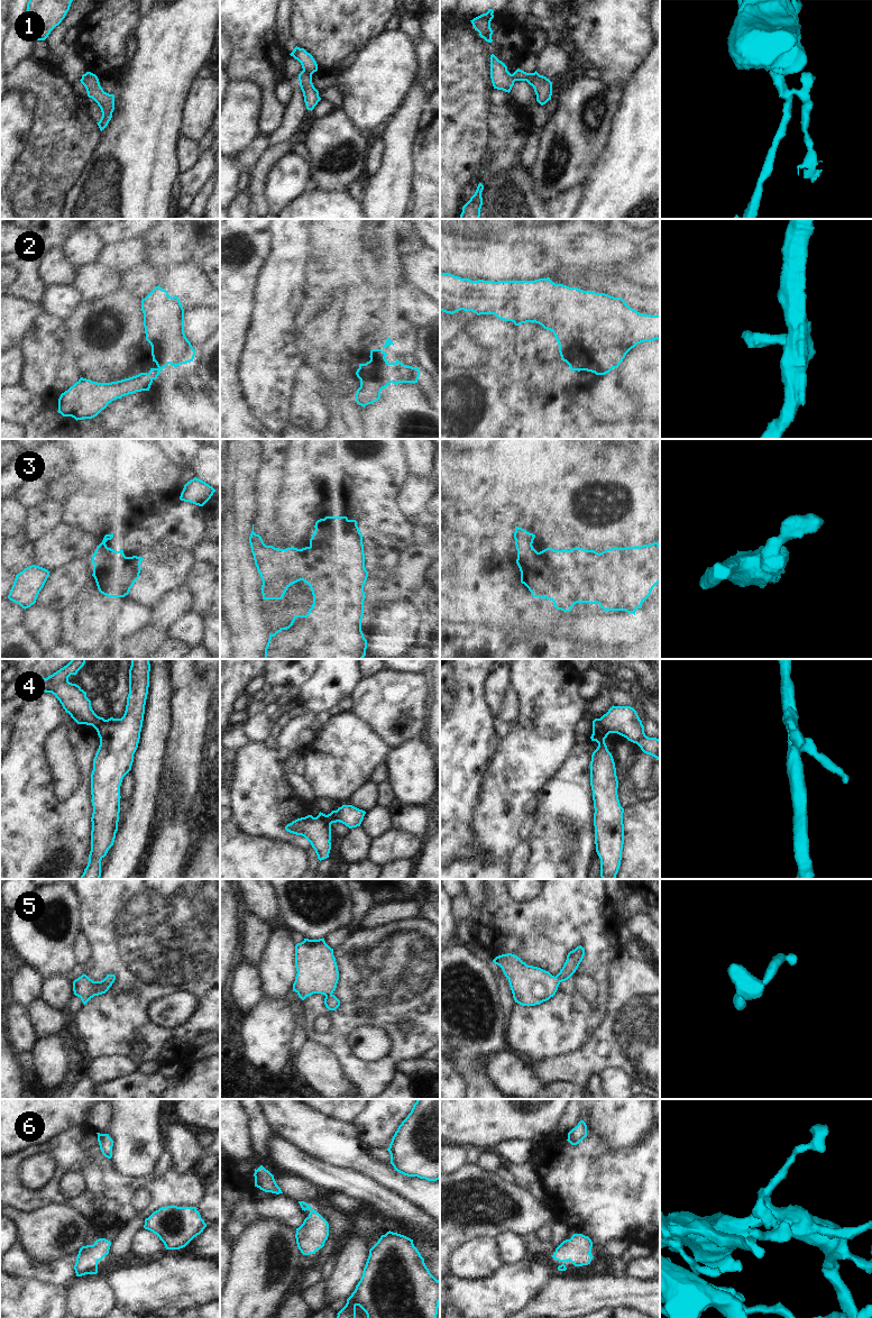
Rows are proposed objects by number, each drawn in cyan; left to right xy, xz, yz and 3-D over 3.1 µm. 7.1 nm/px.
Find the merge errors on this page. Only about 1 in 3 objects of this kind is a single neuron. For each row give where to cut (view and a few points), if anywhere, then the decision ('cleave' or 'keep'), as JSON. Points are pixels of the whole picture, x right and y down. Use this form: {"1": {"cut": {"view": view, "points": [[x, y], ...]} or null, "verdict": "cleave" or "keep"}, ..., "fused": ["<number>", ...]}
{"1": {"cut": {"view": "xz", "points": [[303, 70], [311, 75]]}, "verdict": "cleave"}, "2": {"cut": {"view": "xy", "points": [[158, 367], [161, 369]]}, "verdict": "cleave"}, "3": {"cut": {"view": "xz", "points": [[348, 520], [342, 527], [328, 528], [321, 534], [312, 536]]}, "verdict": "cleave"}, "4": {"cut": {"view": "yz", "points": [[598, 719], [603, 729], [608, 733]]}, "verdict": "cleave"}, "5": {"cut": null, "verdict": "keep"}, "6": {"cut": null, "verdict": "keep"}, "fused": ["1", "2", "3", "4"]}

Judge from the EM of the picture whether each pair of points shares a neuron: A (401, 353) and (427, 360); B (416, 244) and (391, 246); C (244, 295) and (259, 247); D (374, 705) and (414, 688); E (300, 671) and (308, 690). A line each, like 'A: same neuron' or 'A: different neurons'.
A: different neurons
B: same neuron
C: same neuron
D: same neuron
E: different neurons

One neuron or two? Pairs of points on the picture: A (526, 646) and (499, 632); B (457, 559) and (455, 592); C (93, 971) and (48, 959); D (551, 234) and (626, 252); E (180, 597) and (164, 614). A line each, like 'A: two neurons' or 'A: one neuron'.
A: two neurons
B: two neurons
C: two neurons
D: one neuron
E: one neuron

